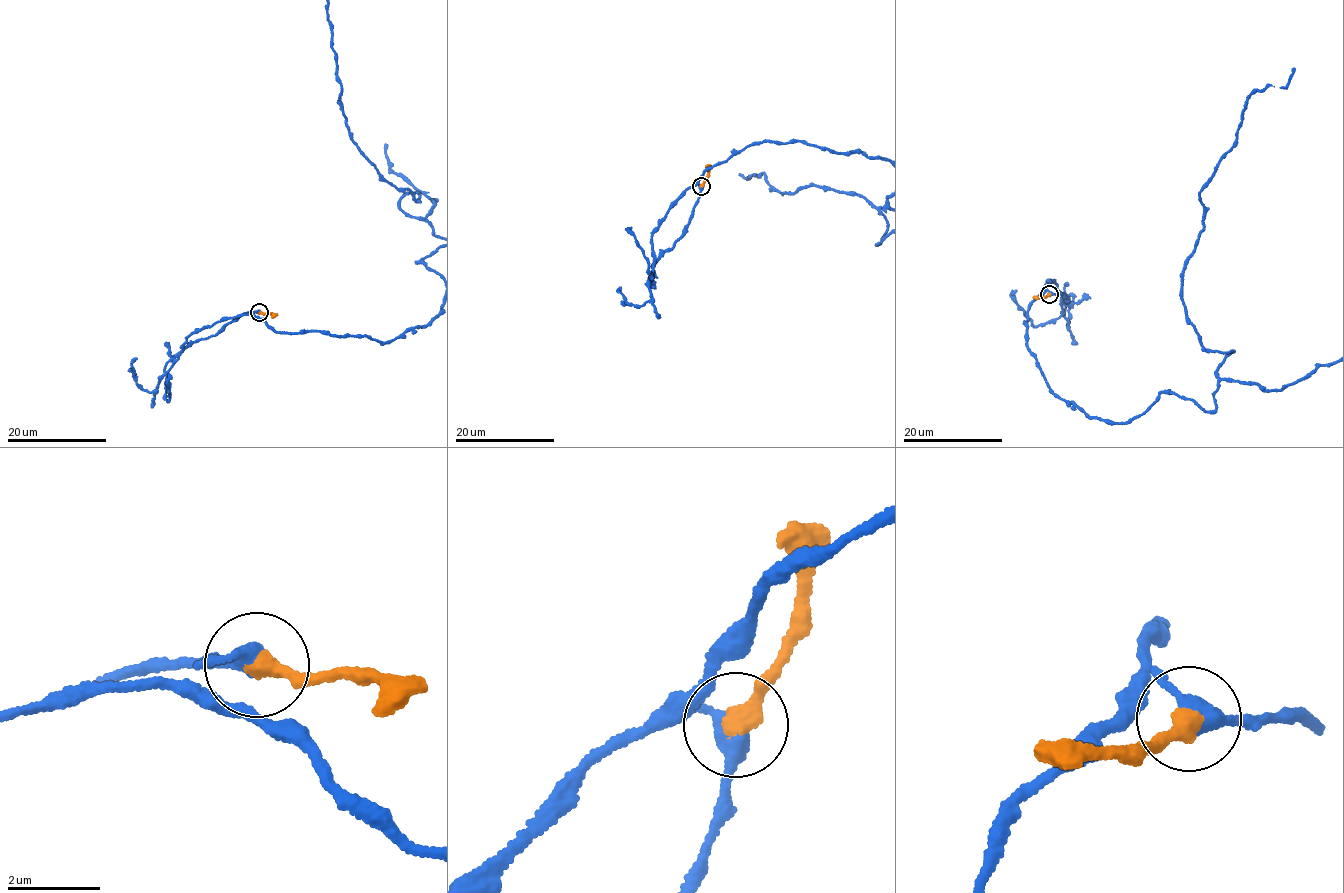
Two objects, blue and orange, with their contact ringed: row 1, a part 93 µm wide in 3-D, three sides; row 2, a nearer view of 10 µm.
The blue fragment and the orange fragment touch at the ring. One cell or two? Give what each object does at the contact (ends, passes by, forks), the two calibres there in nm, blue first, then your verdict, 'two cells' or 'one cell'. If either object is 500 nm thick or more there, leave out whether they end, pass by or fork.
blue passes by; orange ends there; 360 nm thick on the blue side, 440 nm on the other; one cell

